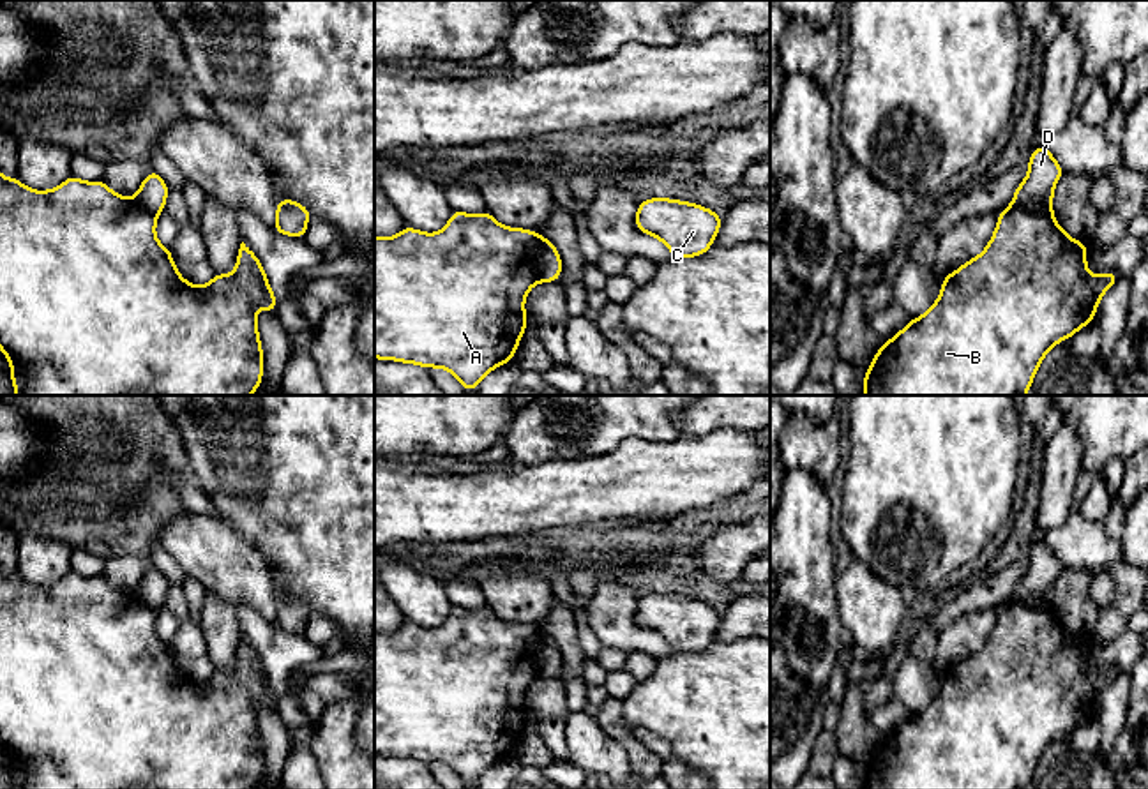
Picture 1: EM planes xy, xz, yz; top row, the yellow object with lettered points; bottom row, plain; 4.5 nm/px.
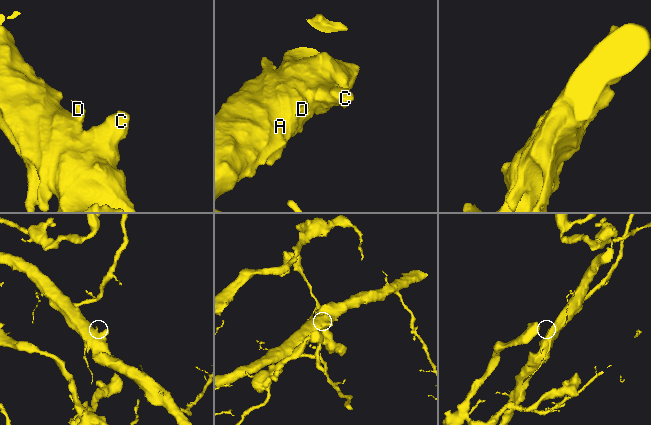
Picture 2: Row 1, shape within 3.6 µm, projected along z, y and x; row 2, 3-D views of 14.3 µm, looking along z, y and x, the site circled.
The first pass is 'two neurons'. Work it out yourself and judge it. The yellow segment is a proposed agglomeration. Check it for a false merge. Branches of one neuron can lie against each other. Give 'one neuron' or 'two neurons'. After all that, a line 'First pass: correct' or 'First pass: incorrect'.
two neurons
First pass: correct

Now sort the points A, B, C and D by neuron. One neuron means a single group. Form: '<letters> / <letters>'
A B C / D

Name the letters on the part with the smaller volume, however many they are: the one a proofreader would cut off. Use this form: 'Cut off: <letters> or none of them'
Cut off: D

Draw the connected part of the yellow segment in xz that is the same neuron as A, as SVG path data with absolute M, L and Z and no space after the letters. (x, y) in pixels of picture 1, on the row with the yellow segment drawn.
M452 210L438 233L412 226L401 233L374 237L374 358L415 364L426 369L443 367L464 392L477 390L493 369L512 362L528 323L525 298L539 281L539 256L546 237L533 229L500 224L487 210L464 214Z

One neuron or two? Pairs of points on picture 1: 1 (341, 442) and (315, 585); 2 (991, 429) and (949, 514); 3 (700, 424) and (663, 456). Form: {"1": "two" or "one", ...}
{"1": "one", "2": "one", "3": "two"}

